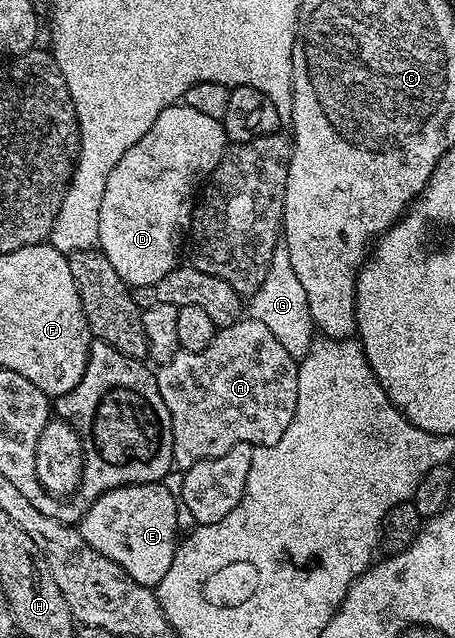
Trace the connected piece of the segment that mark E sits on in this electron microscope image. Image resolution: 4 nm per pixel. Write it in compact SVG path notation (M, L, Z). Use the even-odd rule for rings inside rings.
M161 482L120 486L95 500L81 517L79 529L95 552L116 560L139 584L153 588L167 576L179 545L177 510L179 514L174 491L172 494Z

